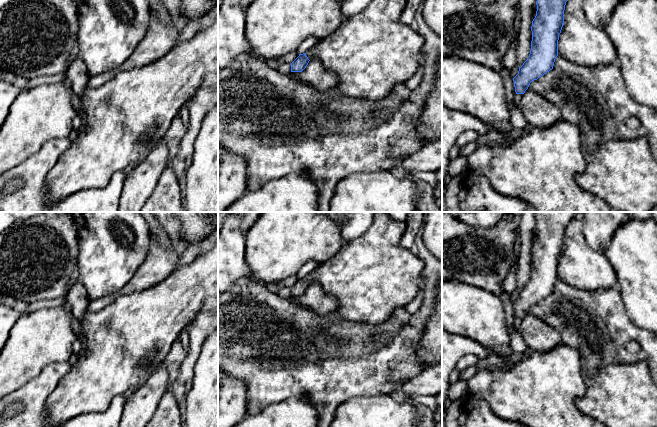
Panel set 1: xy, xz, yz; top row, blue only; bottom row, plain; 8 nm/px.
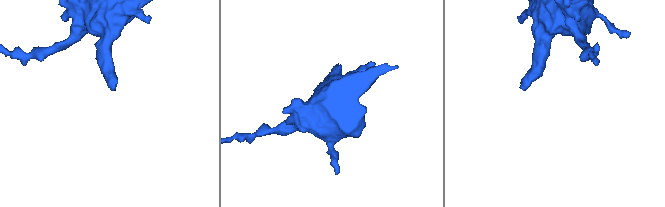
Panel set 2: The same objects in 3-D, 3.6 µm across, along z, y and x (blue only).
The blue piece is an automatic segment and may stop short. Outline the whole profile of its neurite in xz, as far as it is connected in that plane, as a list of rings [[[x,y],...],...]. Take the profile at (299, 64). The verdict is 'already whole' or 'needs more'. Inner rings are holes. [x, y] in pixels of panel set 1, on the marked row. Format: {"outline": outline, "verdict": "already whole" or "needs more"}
{"outline": [[[372,0],[365,9],[342,22],[338,29],[322,38],[316,46],[299,54],[291,63],[291,72],[302,72],[312,58],[318,58],[325,68],[338,74],[335,88],[344,96],[372,101],[388,96],[395,85],[405,83],[416,73],[424,59],[424,38],[417,30],[400,21],[405,7],[406,0]]], "verdict": "needs more"}

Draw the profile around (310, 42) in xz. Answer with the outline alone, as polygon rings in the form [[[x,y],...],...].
[[[309,37],[307,38],[297,49],[297,52],[299,54],[306,53],[308,50],[313,48],[314,46],[317,45],[319,41],[319,38],[317,37]]]

